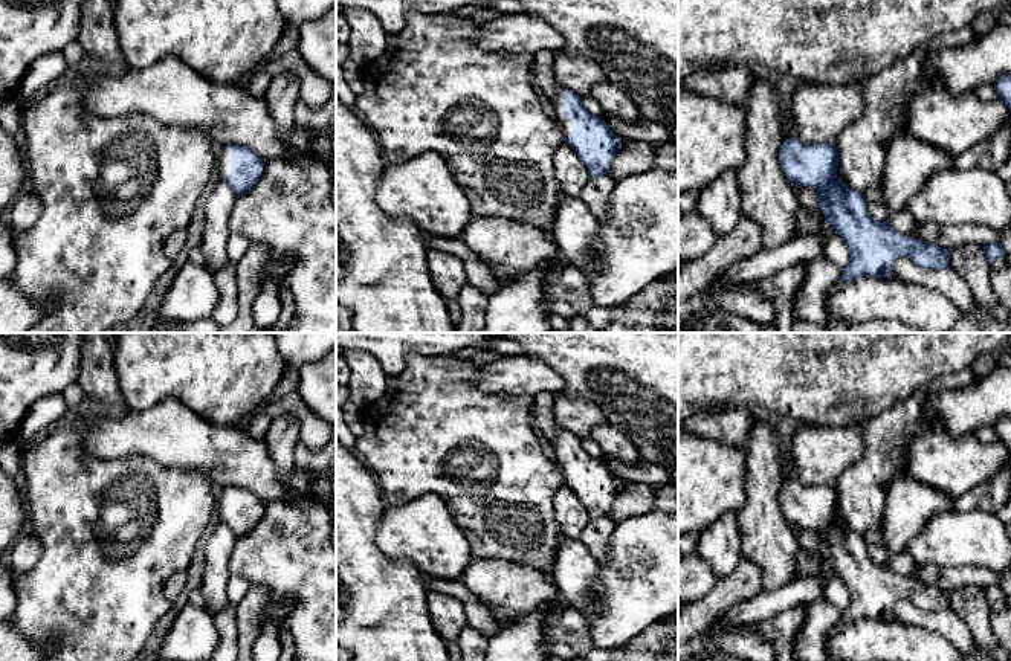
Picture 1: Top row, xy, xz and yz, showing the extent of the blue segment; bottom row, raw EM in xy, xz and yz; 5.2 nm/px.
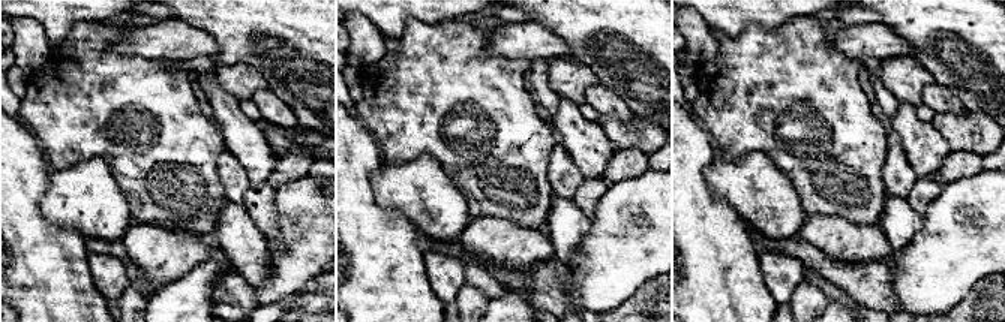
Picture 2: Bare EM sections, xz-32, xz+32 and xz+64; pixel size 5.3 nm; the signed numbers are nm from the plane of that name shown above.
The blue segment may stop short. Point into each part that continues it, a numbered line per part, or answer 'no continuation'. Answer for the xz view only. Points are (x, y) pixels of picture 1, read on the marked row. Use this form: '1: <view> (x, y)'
1: xz (567, 127)

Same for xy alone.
1: xy (223, 161)

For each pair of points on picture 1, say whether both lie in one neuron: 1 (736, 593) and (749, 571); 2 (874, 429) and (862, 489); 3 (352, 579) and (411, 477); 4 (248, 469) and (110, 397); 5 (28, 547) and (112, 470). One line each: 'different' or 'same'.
1: same
2: same
3: different
4: different
5: different

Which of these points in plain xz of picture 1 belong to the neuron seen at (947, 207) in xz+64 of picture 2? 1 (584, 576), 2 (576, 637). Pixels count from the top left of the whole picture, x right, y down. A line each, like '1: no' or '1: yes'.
1: no
2: no

